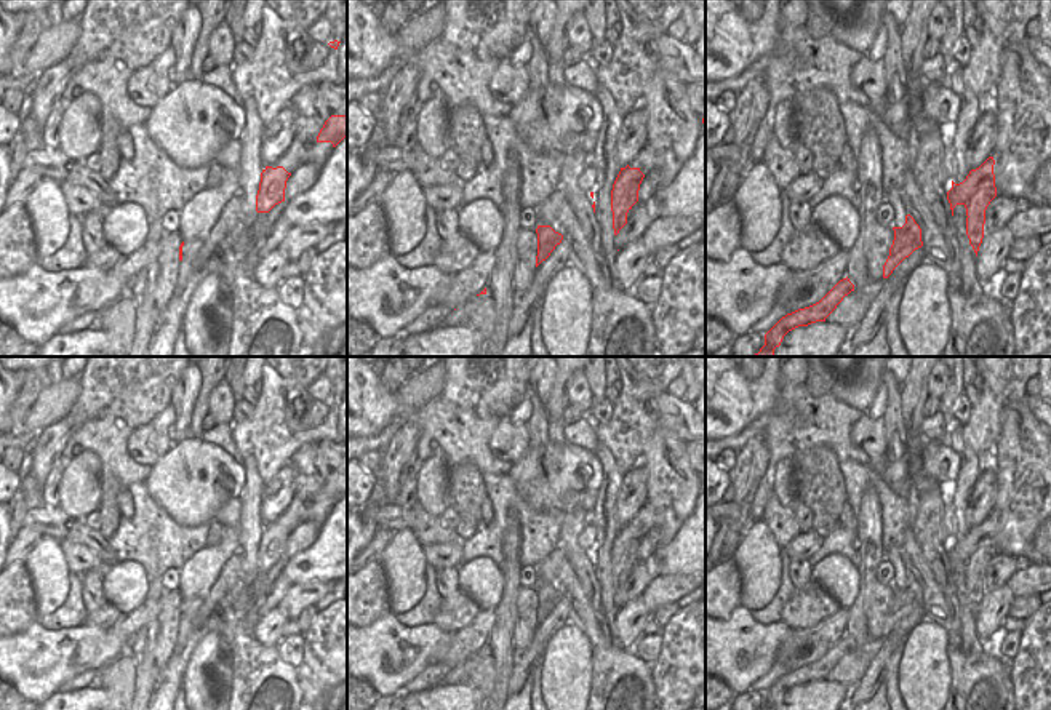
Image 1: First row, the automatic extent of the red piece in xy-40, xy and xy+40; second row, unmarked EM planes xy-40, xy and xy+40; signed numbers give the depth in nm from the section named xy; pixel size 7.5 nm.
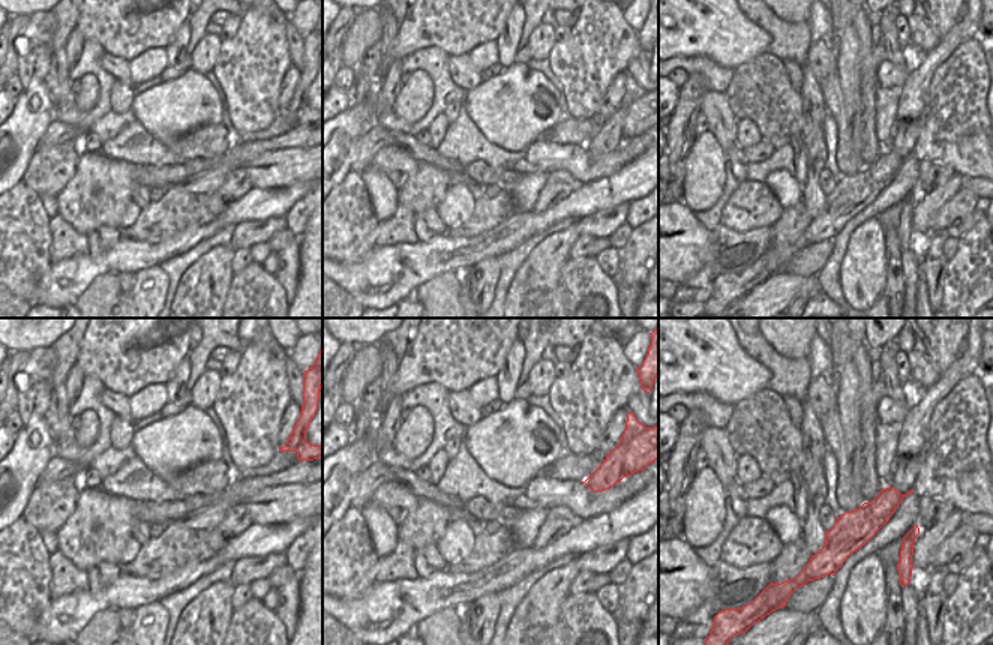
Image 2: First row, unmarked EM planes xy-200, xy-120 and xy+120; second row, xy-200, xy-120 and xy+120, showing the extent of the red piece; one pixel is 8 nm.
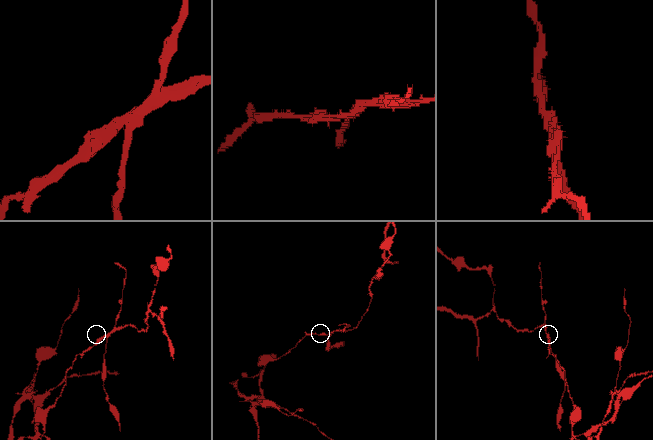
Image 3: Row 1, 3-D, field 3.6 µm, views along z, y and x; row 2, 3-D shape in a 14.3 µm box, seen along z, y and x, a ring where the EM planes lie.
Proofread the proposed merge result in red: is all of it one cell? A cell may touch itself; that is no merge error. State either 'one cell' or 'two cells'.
two cells

